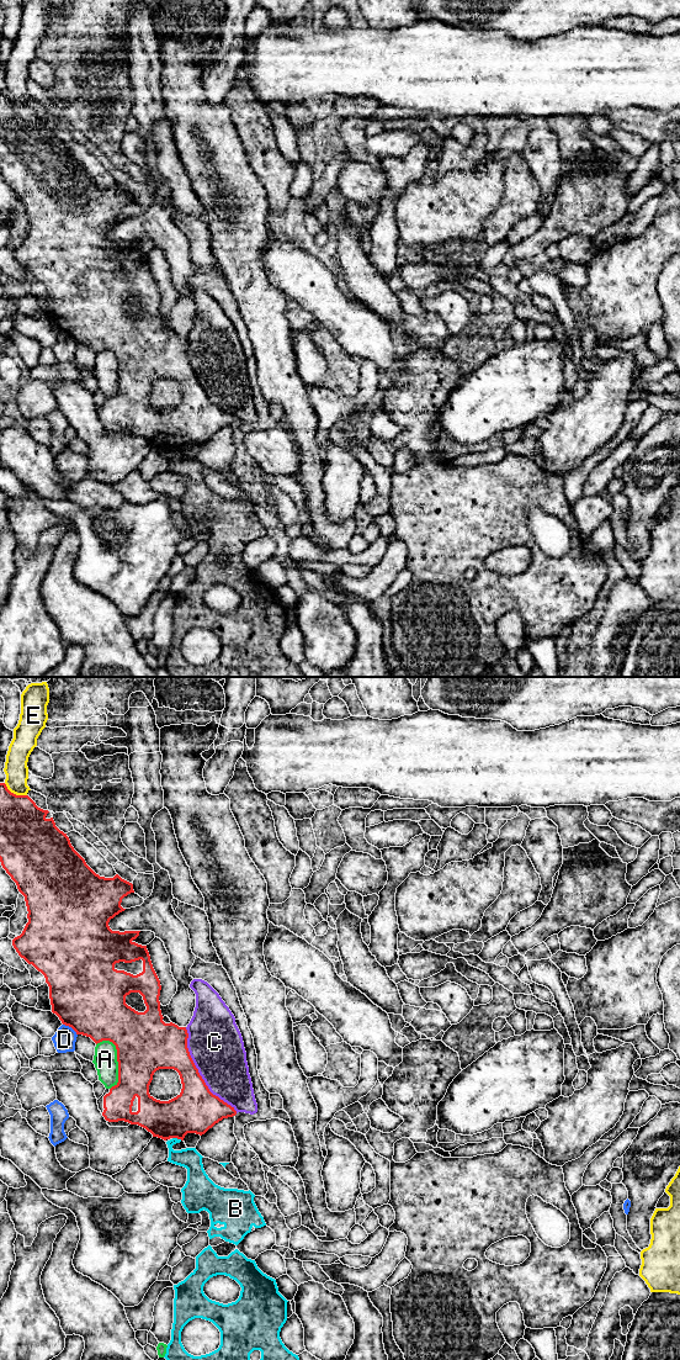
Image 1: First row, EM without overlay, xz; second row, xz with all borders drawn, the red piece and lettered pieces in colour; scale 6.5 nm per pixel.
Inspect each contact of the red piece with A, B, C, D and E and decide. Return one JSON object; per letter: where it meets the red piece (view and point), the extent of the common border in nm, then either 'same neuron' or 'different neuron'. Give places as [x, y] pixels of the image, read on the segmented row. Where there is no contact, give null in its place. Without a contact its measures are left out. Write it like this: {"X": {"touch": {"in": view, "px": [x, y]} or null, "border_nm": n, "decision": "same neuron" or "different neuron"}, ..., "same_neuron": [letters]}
{"A": {"touch": {"in": "xz", "px": [117, 1060]}, "border_nm": 340, "decision": "different neuron"}, "B": {"touch": {"in": "xz", "px": [178, 1138]}, "border_nm": 70, "decision": "different neuron"}, "C": {"touch": {"in": "xz", "px": [198, 1073]}, "border_nm": 650, "decision": "different neuron"}, "D": {"touch": {"in": "xz", "px": [70, 1026]}, "border_nm": 120, "decision": "different neuron"}, "E": {"touch": {"in": "xz", "px": [15, 794]}, "border_nm": 170, "decision": "different neuron"}, "same_neuron": []}

